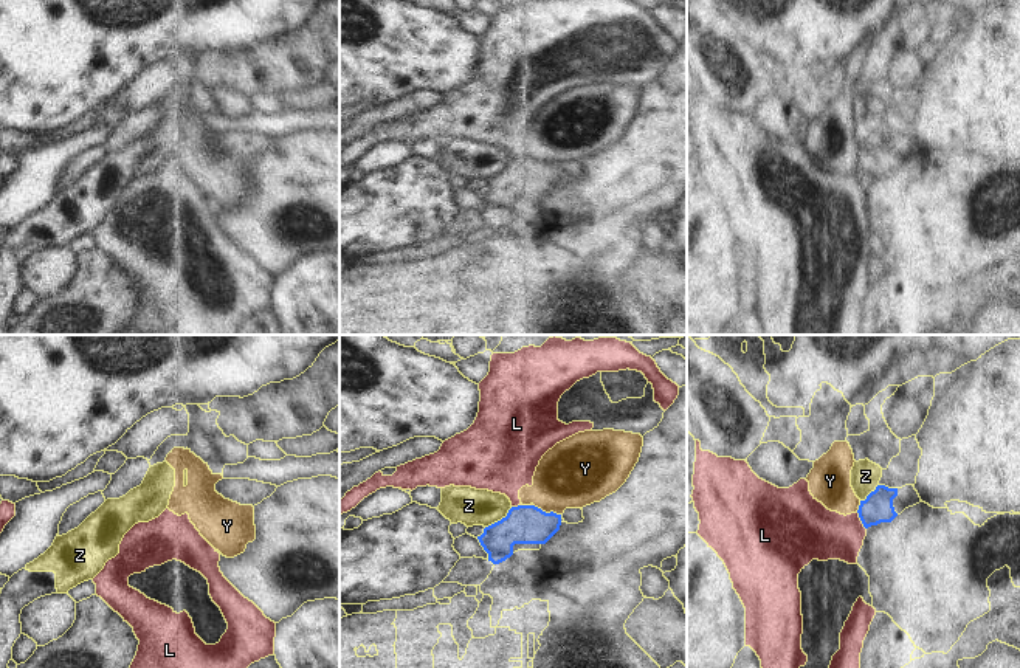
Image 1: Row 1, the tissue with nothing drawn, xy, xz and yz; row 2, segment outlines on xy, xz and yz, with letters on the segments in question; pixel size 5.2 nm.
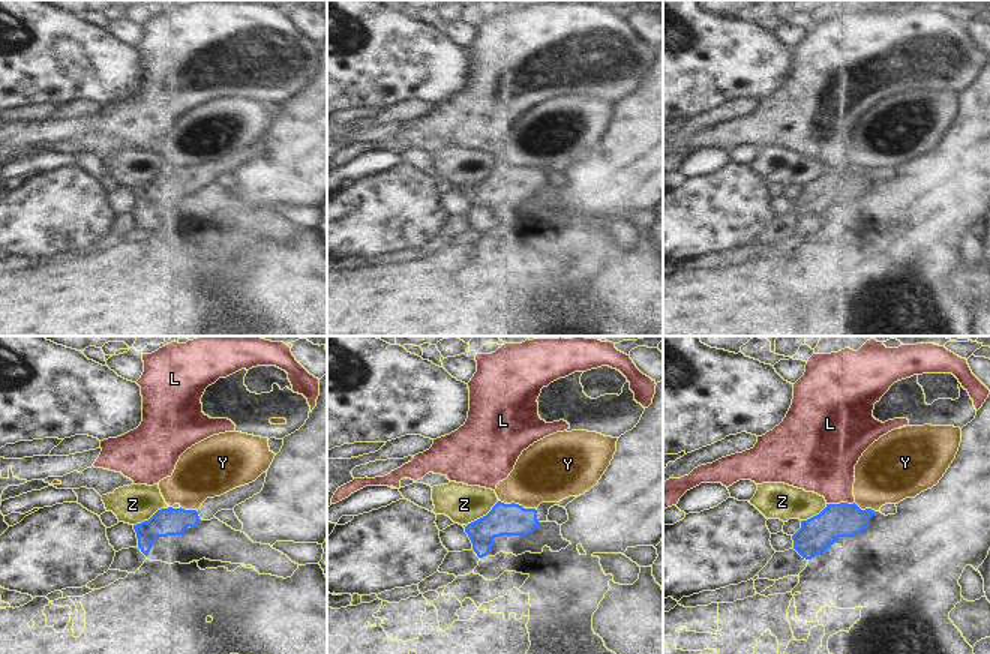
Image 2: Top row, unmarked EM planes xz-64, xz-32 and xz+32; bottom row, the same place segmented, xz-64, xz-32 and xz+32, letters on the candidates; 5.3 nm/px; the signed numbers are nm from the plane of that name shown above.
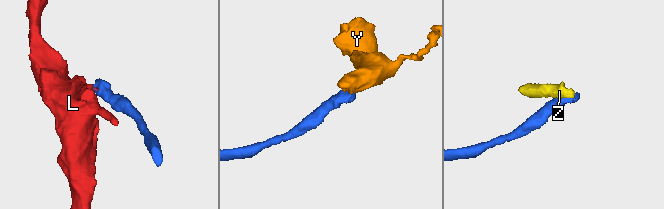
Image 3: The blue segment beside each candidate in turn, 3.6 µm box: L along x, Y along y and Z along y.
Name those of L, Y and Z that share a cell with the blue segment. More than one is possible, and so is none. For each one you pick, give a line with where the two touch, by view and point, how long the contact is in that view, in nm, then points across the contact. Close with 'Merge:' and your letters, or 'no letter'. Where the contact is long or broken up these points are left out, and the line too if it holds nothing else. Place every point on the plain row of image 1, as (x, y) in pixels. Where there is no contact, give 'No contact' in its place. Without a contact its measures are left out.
Merge: no letter.

